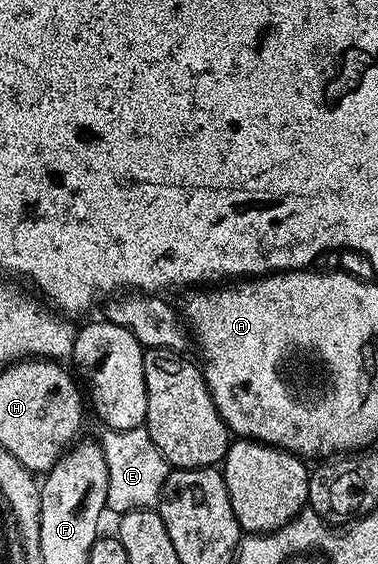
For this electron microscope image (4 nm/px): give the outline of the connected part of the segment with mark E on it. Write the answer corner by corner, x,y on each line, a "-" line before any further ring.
141,425
129,429
113,429
100,436
99,442
109,470
109,490
106,494
108,510
122,515
125,512
156,508
171,467
149,437
147,429

